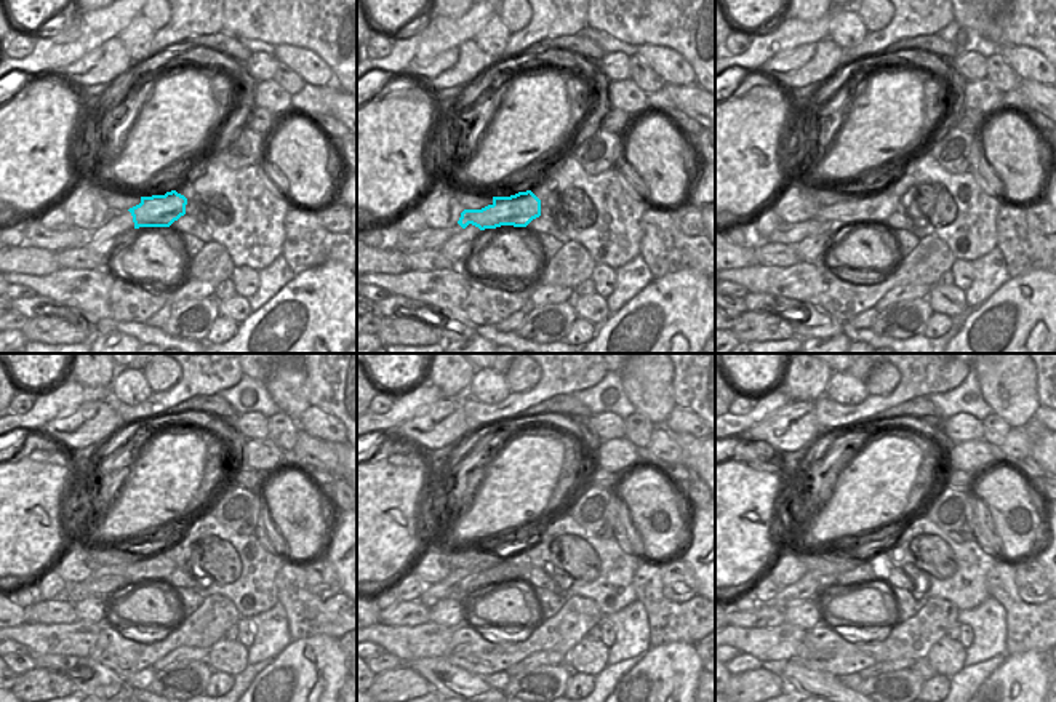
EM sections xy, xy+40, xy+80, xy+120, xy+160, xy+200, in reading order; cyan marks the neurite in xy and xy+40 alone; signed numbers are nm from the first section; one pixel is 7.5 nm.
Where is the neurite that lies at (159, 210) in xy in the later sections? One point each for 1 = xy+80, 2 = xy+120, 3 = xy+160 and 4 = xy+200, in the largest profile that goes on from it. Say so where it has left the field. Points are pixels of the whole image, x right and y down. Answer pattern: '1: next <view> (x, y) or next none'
1: next xy+80 (871, 208)
2: next xy+120 (106, 579)
3: next xy+160 (461, 581)
4: next xy+200 (807, 587)

